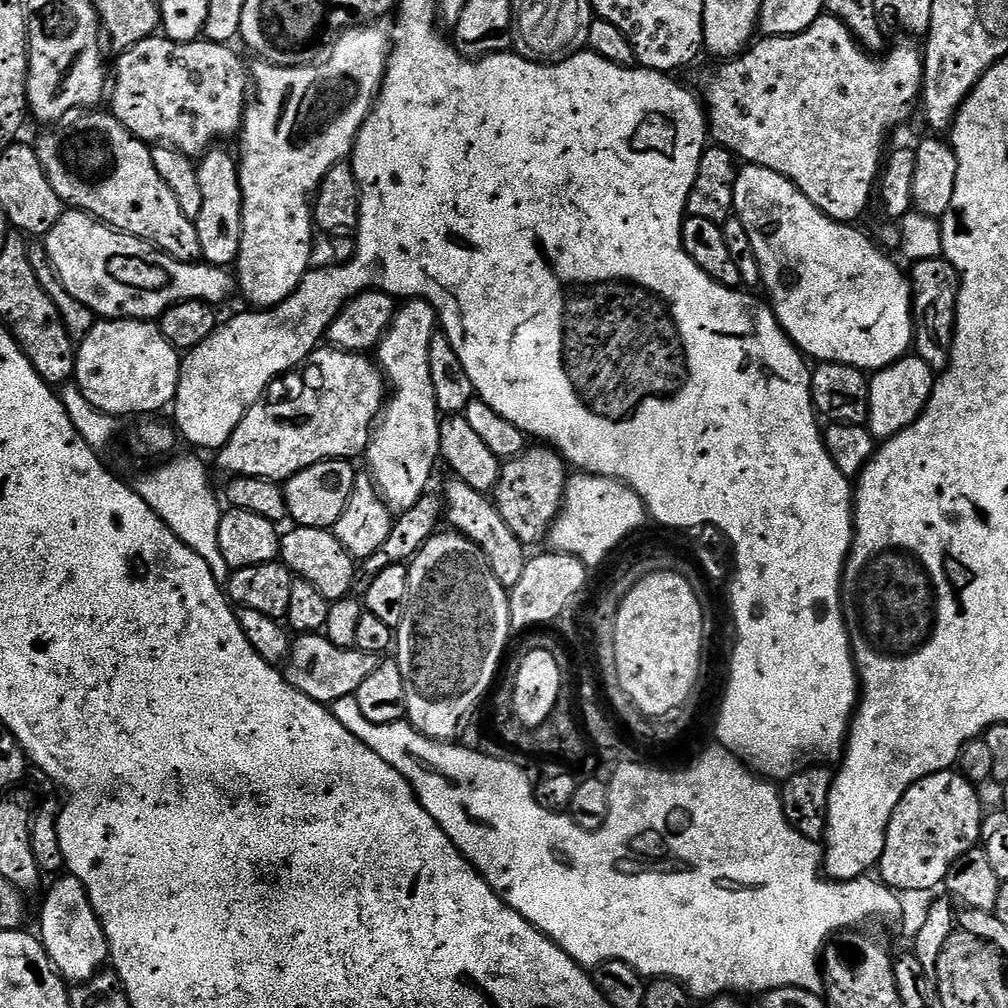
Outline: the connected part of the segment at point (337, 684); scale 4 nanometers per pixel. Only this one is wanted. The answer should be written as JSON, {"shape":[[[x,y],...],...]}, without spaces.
{"shape":[[[318,632],[297,635],[288,651],[286,675],[290,683],[302,694],[314,698],[319,704],[330,706],[338,698],[355,696],[358,686],[382,663],[379,656],[367,656],[357,648],[334,646],[328,637]]]}

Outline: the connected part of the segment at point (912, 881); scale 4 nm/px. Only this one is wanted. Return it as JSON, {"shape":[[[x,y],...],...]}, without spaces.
{"shape":[[[956,770],[935,772],[910,786],[906,794],[902,794],[902,802],[892,811],[892,817],[886,830],[886,846],[882,850],[882,858],[878,865],[878,876],[893,892],[928,892],[945,883],[950,866],[958,862],[962,854],[980,843],[980,823],[986,815],[980,809],[980,796],[977,785],[967,775]]]}

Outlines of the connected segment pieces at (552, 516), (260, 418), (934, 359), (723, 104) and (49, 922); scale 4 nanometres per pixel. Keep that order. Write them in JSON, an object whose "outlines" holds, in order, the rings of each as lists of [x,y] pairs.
{"outlines":[[[[529,447],[521,456],[515,456],[501,467],[494,489],[494,503],[498,514],[514,530],[521,544],[531,546],[552,531],[560,509],[564,507],[564,491],[570,475],[569,465],[559,452],[547,447]]],[[[331,346],[317,347],[299,371],[285,372],[273,380],[266,399],[258,401],[238,422],[231,438],[219,449],[220,468],[233,477],[255,476],[258,480],[287,482],[291,476],[323,460],[363,457],[368,451],[370,429],[386,399],[386,377],[377,361],[359,352],[343,352]]],[[[943,256],[915,261],[916,268],[910,272],[910,283],[914,289],[914,308],[924,312],[924,325],[914,332],[914,352],[921,356],[933,373],[939,374],[948,368],[952,357],[952,343],[956,333],[956,303],[960,293],[960,274],[954,265]]],[[[827,14],[820,15],[817,20],[815,20],[810,27],[805,30],[805,32],[800,32],[797,36],[764,36],[763,38],[757,39],[755,43],[751,45],[741,55],[739,58],[729,59],[727,62],[721,63],[724,64],[720,69],[717,70],[716,73],[713,74],[712,77],[708,80],[708,85],[705,86],[704,92],[702,91],[702,100],[706,105],[706,115],[708,117],[708,126],[710,129],[710,136],[713,141],[719,147],[727,148],[729,152],[732,153],[733,156],[739,158],[743,161],[744,164],[757,164],[758,166],[762,166],[766,170],[774,170],[778,174],[782,174],[785,176],[794,187],[798,190],[802,190],[802,194],[806,194],[806,198],[810,198],[810,202],[814,202],[814,206],[818,206],[818,210],[822,210],[825,212],[827,216],[829,216],[832,220],[839,220],[841,222],[856,222],[856,219],[859,218],[860,215],[863,214],[864,211],[868,208],[868,199],[873,199],[874,196],[874,185],[877,183],[878,177],[882,172],[882,161],[885,159],[886,151],[884,152],[884,143],[888,140],[888,135],[891,134],[892,131],[895,130],[899,124],[904,124],[908,119],[912,116],[912,107],[917,107],[918,101],[922,96],[922,89],[924,86],[924,57],[922,55],[921,49],[919,47],[915,48],[915,43],[912,42],[904,42],[908,44],[900,44],[897,48],[889,47],[887,51],[883,53],[879,58],[873,59],[871,55],[861,45],[857,44],[855,36],[853,36],[852,31],[845,26],[840,19],[836,16],[829,16]]],[[[71,874],[61,875],[57,880],[60,881],[44,896],[38,935],[46,954],[52,959],[52,967],[65,981],[79,986],[92,979],[109,963],[108,939],[86,894],[86,886],[82,886],[78,877]]]]}

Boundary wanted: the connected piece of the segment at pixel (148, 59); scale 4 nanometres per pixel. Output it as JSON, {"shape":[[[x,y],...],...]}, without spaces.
{"shape":[[[157,34],[146,38],[142,42],[138,42],[134,46],[130,46],[130,50],[119,53],[116,59],[116,72],[120,77],[115,77],[114,83],[110,88],[110,100],[112,96],[112,105],[110,111],[118,122],[122,122],[122,126],[126,126],[126,130],[130,130],[130,134],[137,136],[139,140],[147,142],[152,146],[167,146],[176,148],[180,152],[185,152],[187,156],[199,158],[217,143],[216,136],[232,136],[235,137],[239,133],[244,123],[244,110],[250,103],[250,68],[244,60],[235,52],[235,47],[226,44],[215,44],[213,40],[198,39],[191,40],[188,44],[183,44],[177,40],[170,40],[163,34]]]}

